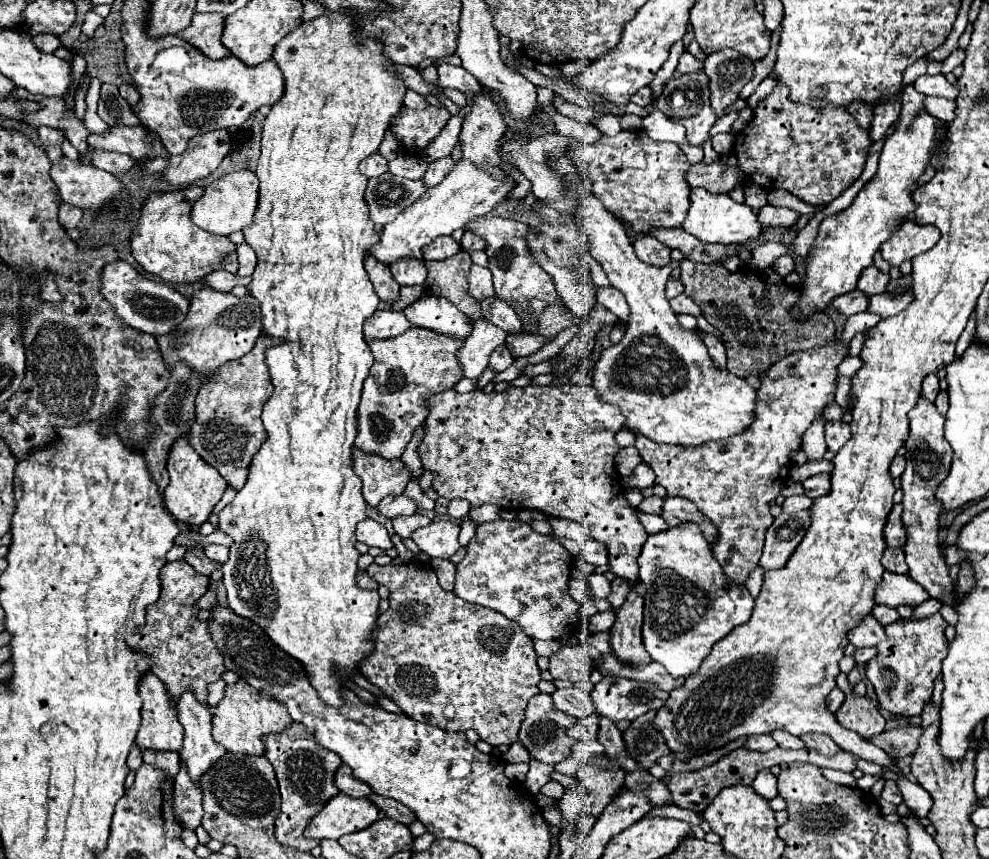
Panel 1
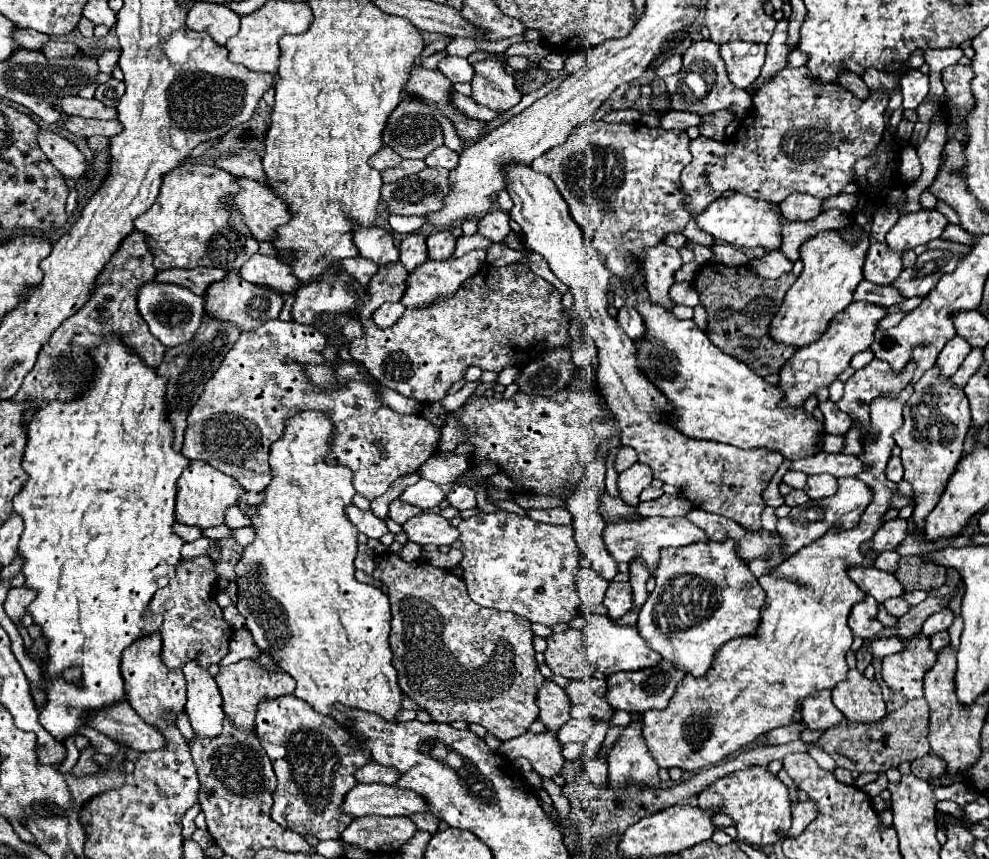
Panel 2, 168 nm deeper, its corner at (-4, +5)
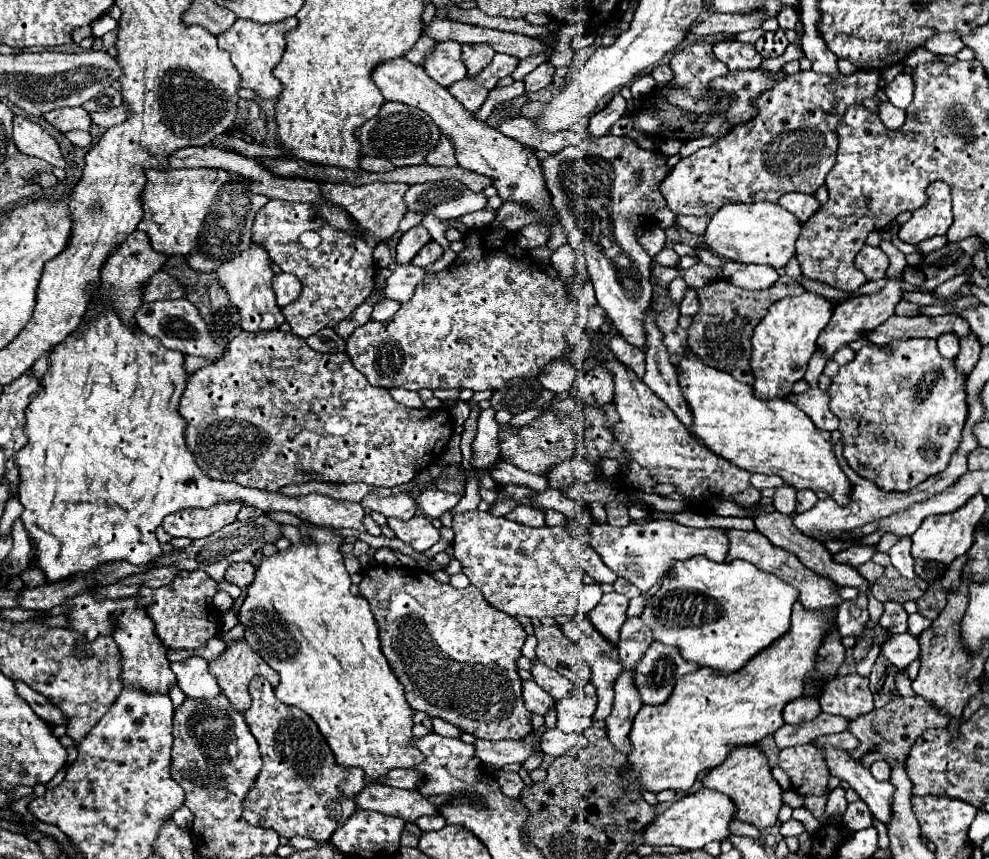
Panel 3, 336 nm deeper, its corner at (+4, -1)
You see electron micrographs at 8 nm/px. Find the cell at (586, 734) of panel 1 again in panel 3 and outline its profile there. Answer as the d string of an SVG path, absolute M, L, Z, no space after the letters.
M553 728L553 730L547 730L541 738L541 750L549 756L561 756L565 754L575 742L579 740L577 734L565 734L561 732L559 728Z

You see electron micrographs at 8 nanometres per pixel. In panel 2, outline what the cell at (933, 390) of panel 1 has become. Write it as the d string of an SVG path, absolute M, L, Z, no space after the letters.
M955 336L951 342L947 342L947 346L941 350L937 358L937 366L941 368L943 378L951 378L969 352L971 352L971 346L961 336Z

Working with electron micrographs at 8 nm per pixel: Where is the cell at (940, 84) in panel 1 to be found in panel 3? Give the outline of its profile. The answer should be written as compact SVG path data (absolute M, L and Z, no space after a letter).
M899 74L891 84L885 86L885 94L893 106L907 110L915 94L915 82L909 74Z

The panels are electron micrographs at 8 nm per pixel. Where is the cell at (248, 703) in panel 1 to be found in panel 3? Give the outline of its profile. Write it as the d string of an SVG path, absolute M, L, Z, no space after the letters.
M243 640L231 644L217 660L209 664L209 668L229 704L239 712L245 712L251 706L247 688L255 676L267 678L273 688L279 684L275 670L271 670Z

